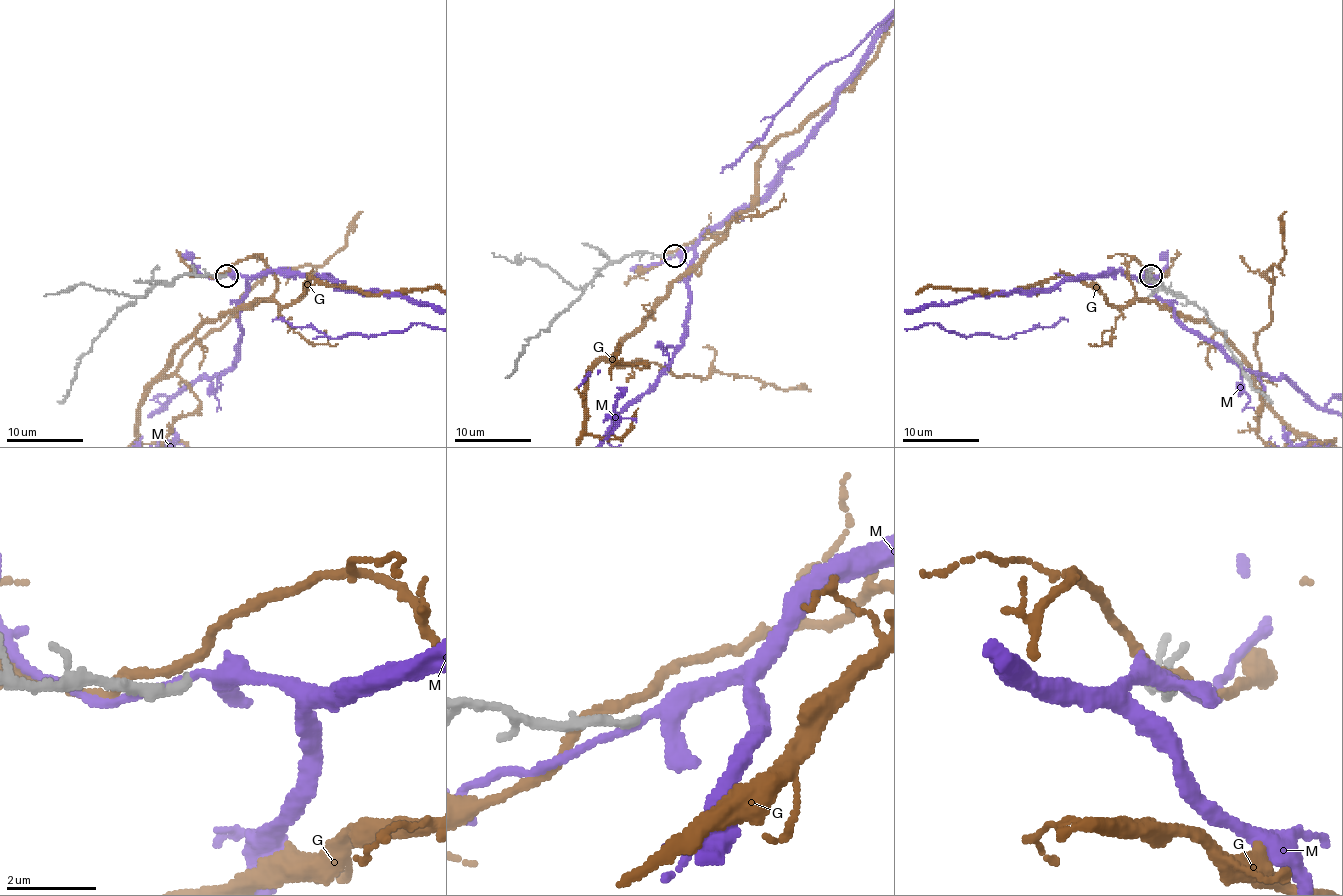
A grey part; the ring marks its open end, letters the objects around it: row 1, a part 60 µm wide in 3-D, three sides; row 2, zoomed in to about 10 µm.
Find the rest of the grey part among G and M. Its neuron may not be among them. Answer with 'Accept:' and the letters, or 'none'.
Accept: none

